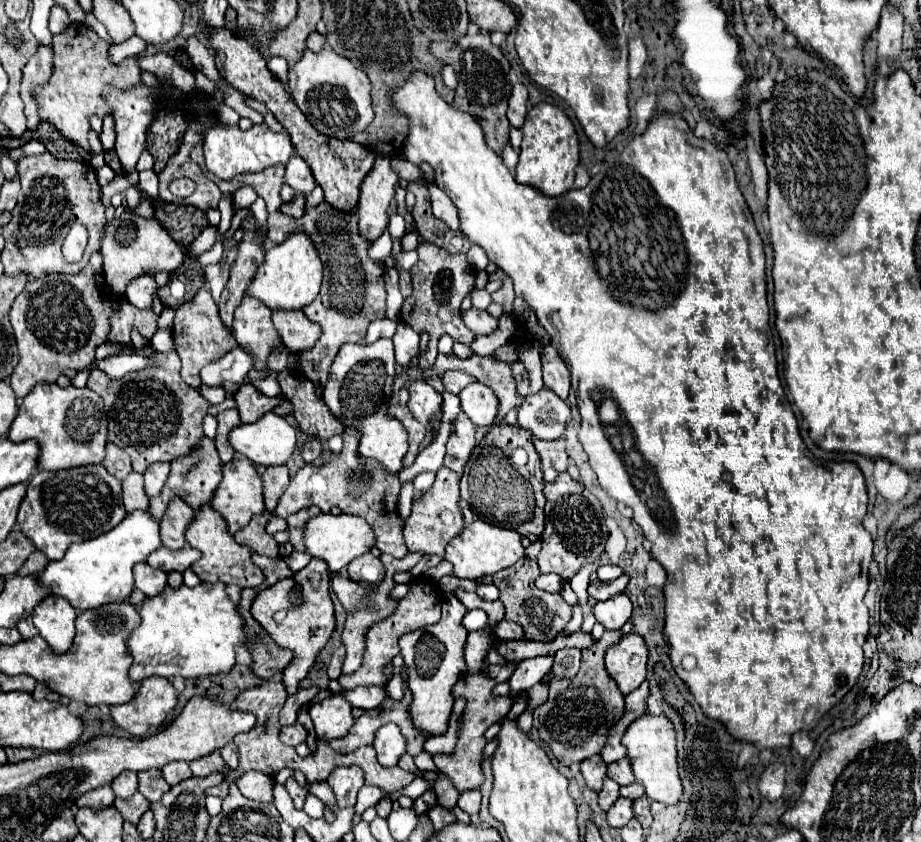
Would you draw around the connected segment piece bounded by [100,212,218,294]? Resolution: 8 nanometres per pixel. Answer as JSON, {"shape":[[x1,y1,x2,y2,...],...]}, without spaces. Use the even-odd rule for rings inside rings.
{"shape":[[124,212,120,218,106,222,102,238,100,238,100,254,106,268,106,284,112,294,122,294,126,284,142,274,156,274,156,272,174,272,184,264,188,256,198,257,216,244,218,228,206,226,196,240,188,247,178,244,154,218,142,218,132,212]]}

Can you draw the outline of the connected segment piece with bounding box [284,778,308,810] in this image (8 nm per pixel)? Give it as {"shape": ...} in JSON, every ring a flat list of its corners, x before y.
{"shape":[[288,778,288,782,284,784,286,786,286,790,288,790,288,794,292,796,292,800,294,800,294,806,300,810,302,806,304,806,304,800,306,800,306,796,308,796,308,786,300,786,294,778]]}

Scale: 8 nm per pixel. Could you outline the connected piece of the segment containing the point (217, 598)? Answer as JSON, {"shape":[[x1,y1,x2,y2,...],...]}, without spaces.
{"shape":[[202,582,194,588,182,584,176,590,166,586,160,594,142,602,138,616,140,624,126,640,126,646,134,656,134,664,128,670,130,680,134,682,154,674,164,678,198,678,228,672,236,662,234,646,244,642,244,620,228,600,224,584,220,582]]}

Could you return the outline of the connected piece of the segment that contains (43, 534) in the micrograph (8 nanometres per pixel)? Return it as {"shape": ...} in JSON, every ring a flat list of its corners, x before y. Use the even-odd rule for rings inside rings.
{"shape":[[82,466,60,472,34,472,18,510,18,526,48,560,60,560,72,542,98,538,118,526,124,516,120,480,108,474,104,466]]}

